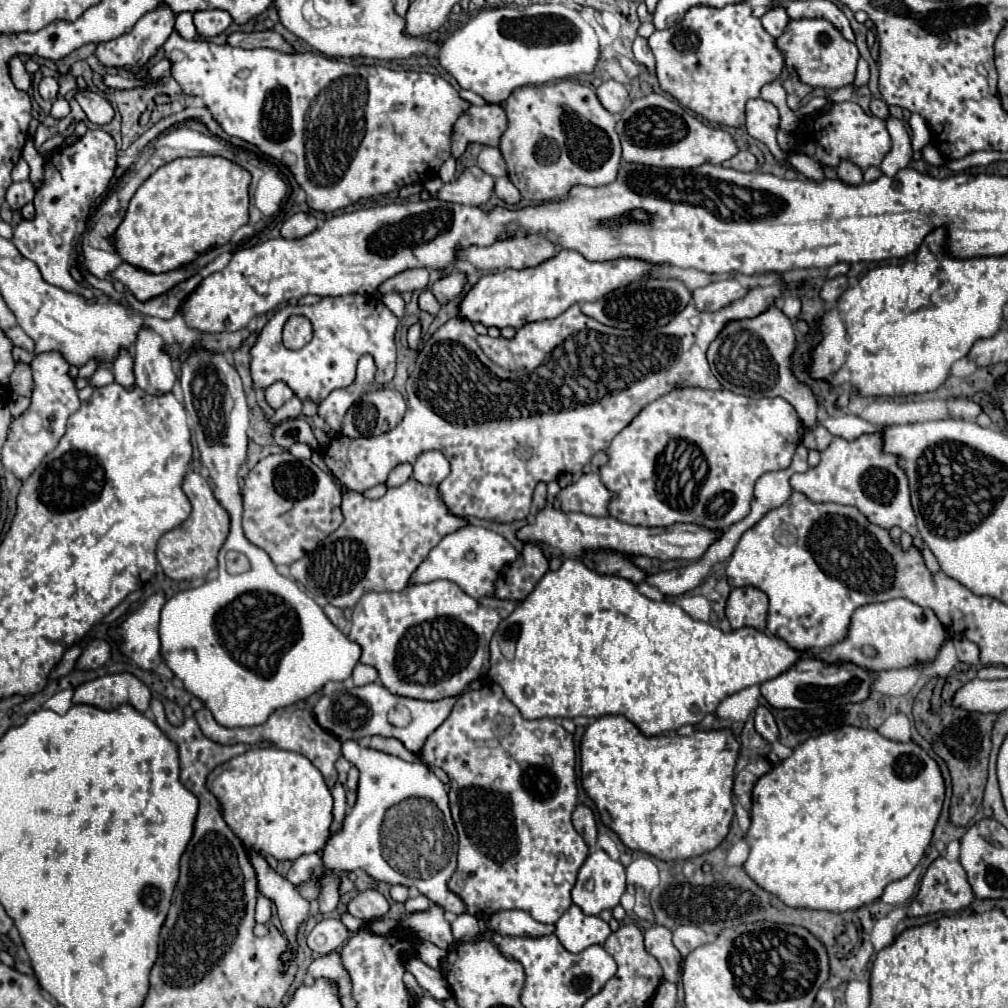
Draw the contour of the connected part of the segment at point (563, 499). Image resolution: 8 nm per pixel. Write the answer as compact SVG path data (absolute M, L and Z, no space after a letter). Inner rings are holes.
M597 472L583 474L557 494L563 512L581 512L589 516L609 516L609 502L613 498L615 494L605 488Z

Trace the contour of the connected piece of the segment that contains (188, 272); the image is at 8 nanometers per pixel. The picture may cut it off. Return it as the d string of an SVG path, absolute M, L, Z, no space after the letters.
M123 262L113 272L113 276L117 280L121 280L139 300L149 300L149 298L155 298L157 294L163 294L165 290L173 288L177 282L183 282L185 278L193 276L193 272L195 272L193 264L185 264L185 266L171 270L171 272L151 274L151 272L145 272L133 264Z

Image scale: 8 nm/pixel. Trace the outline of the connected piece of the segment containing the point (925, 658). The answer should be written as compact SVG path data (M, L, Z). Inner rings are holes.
M893 598L887 602L873 602L857 608L851 618L847 640L833 646L831 652L819 654L819 658L825 658L825 662L857 662L857 666L865 666L873 672L909 668L913 662L933 662L945 640L945 628L933 610L921 608L905 598ZM867 648L873 648L875 654L867 656Z

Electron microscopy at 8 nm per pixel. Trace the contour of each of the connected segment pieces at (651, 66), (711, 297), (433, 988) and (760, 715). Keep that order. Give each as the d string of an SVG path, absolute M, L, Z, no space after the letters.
M641 36L635 38L635 42L633 42L633 54L635 54L635 60L639 64L643 64L649 72L655 70L655 58L653 58L653 54L651 54L645 38L641 38Z
M727 278L727 280L717 280L711 282L703 288L697 288L691 292L691 298L697 306L697 310L719 310L729 306L733 300L743 298L749 292L749 288L741 286L735 278Z
M407 958L405 960L405 968L417 978L419 986L423 990L427 990L433 998L437 1000L447 1000L451 996L449 984L447 980L443 980L443 974L431 966L427 966L425 962L421 962L419 958Z
M757 706L755 710L755 730L769 742L777 740L777 724L773 714L765 706Z

